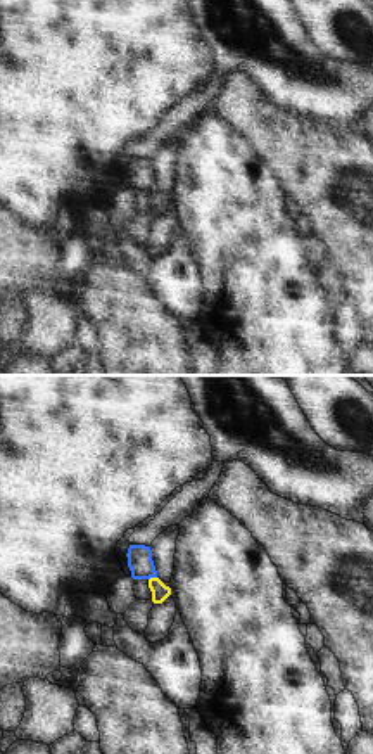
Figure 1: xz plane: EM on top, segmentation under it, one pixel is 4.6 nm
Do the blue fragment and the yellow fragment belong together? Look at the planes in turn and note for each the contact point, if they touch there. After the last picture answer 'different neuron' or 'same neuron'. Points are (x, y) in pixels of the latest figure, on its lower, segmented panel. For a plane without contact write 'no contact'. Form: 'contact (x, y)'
contact (152, 576)

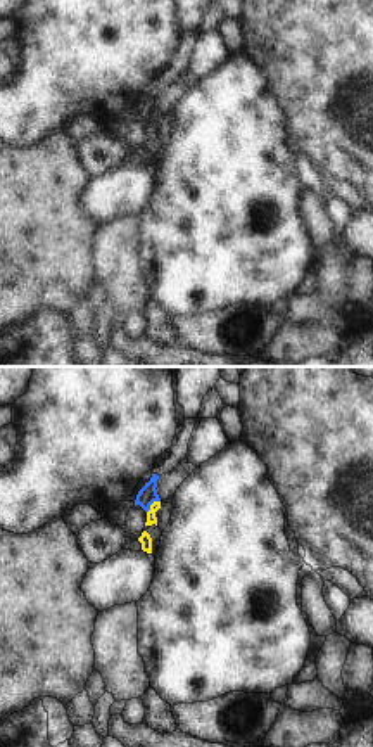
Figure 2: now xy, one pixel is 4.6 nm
contact (151, 504)

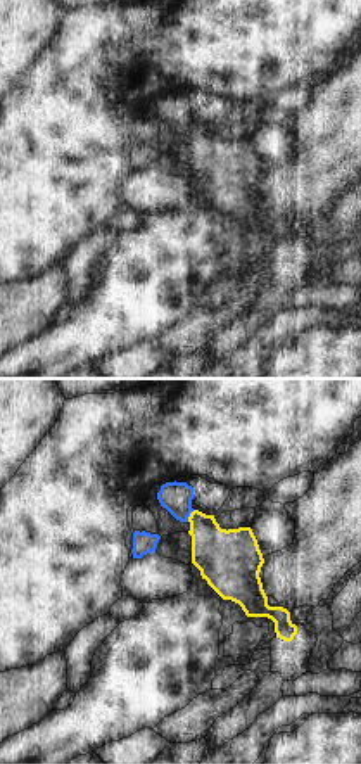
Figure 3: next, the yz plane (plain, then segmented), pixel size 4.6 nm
contact (189, 515)

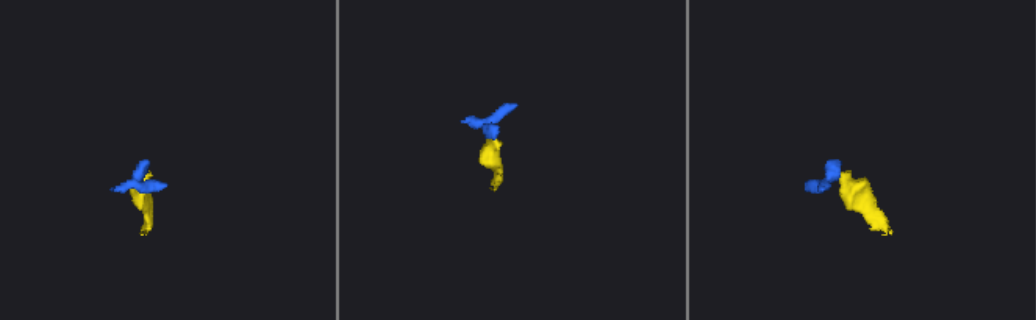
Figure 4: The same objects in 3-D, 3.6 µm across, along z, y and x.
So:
different neuron

